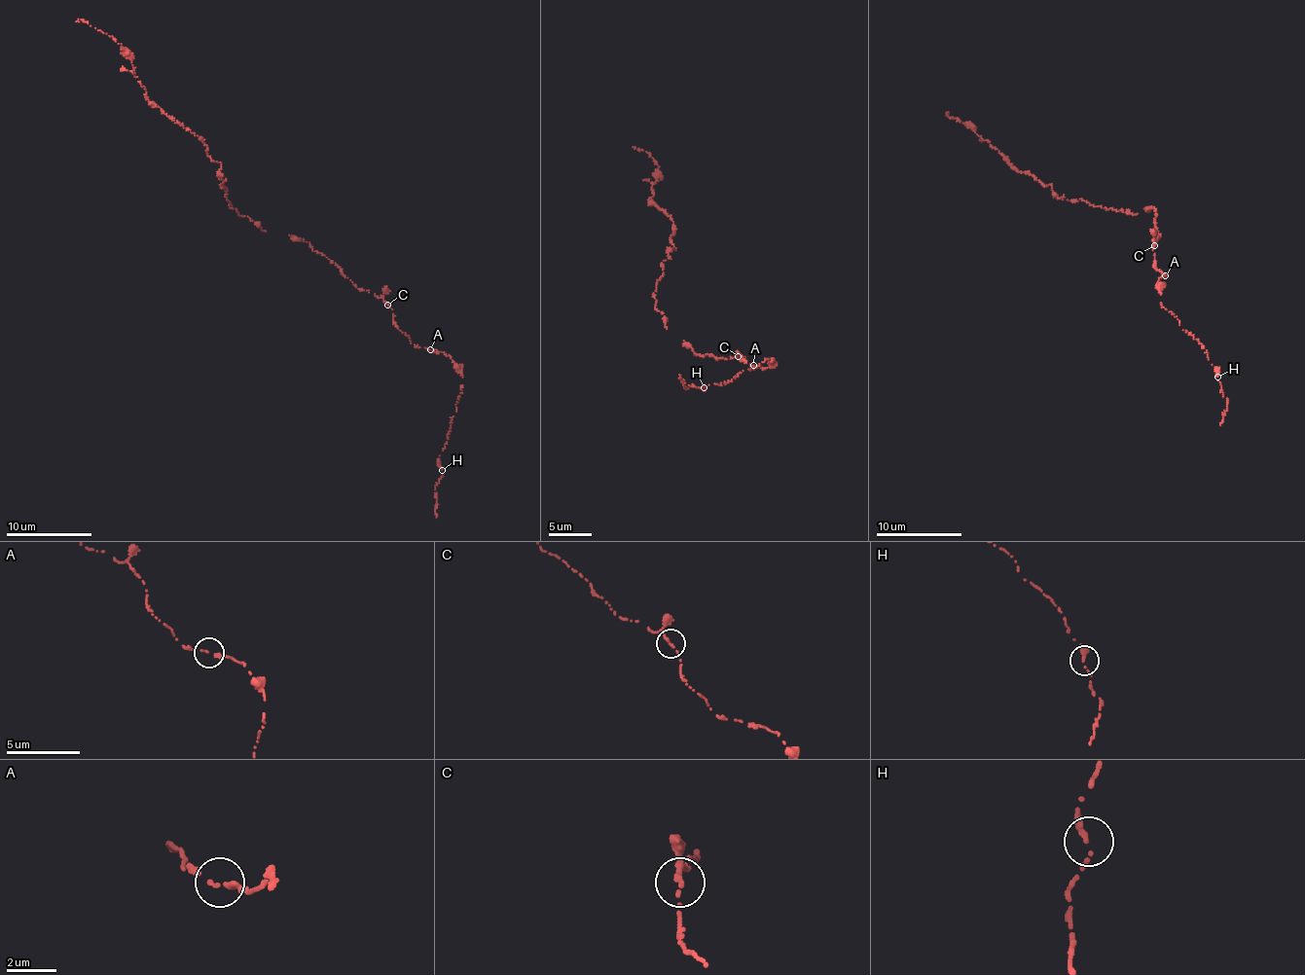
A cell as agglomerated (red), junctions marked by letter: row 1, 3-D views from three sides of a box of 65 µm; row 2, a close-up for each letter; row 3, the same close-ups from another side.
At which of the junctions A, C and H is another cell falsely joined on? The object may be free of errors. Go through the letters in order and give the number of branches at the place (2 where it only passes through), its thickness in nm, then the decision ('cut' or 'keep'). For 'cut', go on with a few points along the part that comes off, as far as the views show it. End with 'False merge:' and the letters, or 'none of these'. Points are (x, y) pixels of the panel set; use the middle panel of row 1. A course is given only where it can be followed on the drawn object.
A: 2 branches meet; 200 nm thick; keep
C: 2 branches meet; 200 nm thick; keep
H: 1 branches meet; 320 nm thick; keep
False merge: none of these

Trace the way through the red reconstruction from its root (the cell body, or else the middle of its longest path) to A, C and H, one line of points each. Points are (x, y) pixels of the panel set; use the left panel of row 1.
A: (312, 247), (358, 289), (383, 300), (392, 309), (393, 324), (411, 343), (430, 349)
C: (312, 247), (358, 289), (375, 294), (388, 304)
H: (312, 247), (358, 289), (383, 300), (411, 343), (452, 357), (462, 387), (439, 458), (442, 470)

